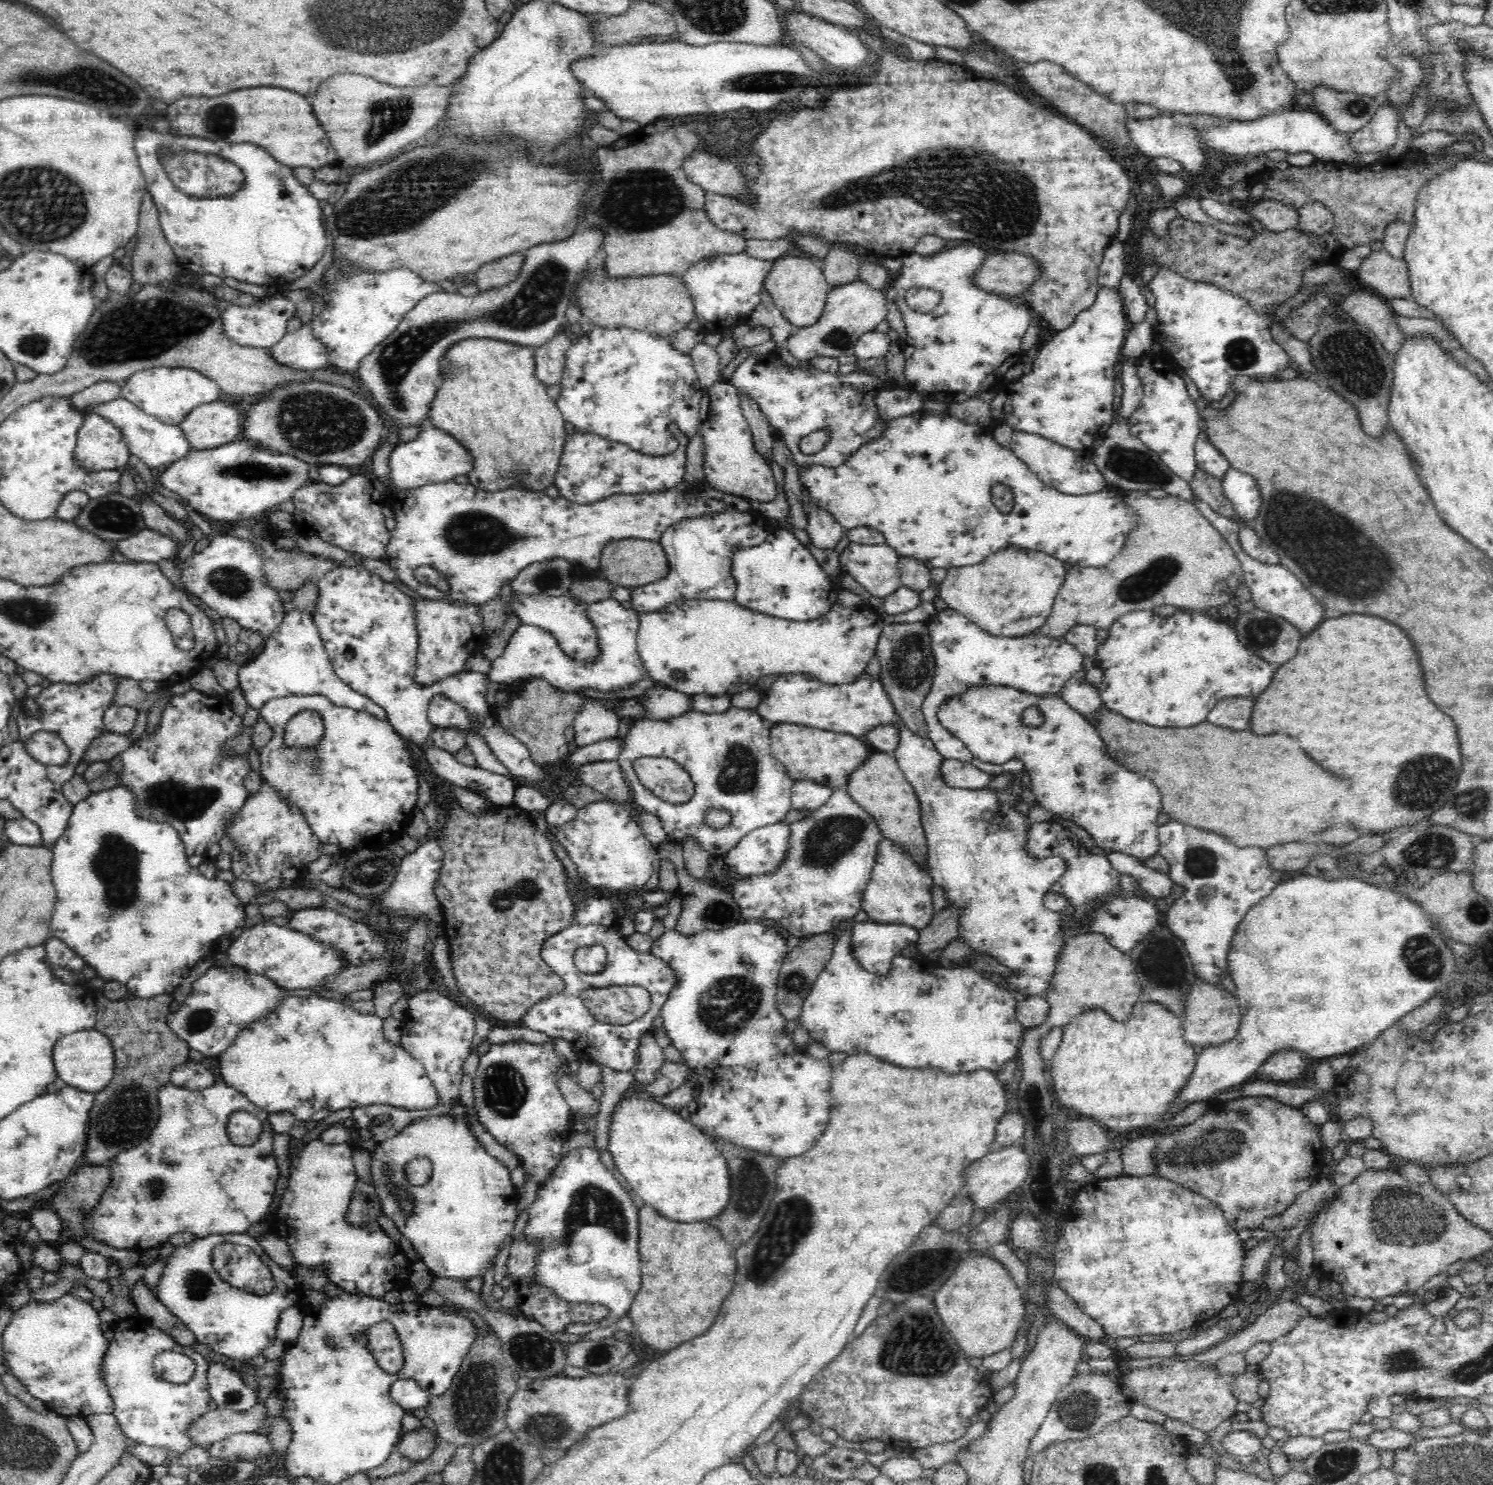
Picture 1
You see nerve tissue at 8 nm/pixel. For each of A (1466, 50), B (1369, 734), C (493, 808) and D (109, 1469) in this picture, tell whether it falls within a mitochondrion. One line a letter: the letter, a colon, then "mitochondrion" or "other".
A: other
B: other
C: other
D: other

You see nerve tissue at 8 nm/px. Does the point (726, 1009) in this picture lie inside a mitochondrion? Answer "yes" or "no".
yes

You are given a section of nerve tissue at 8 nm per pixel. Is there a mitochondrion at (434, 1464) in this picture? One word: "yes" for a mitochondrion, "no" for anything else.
yes

